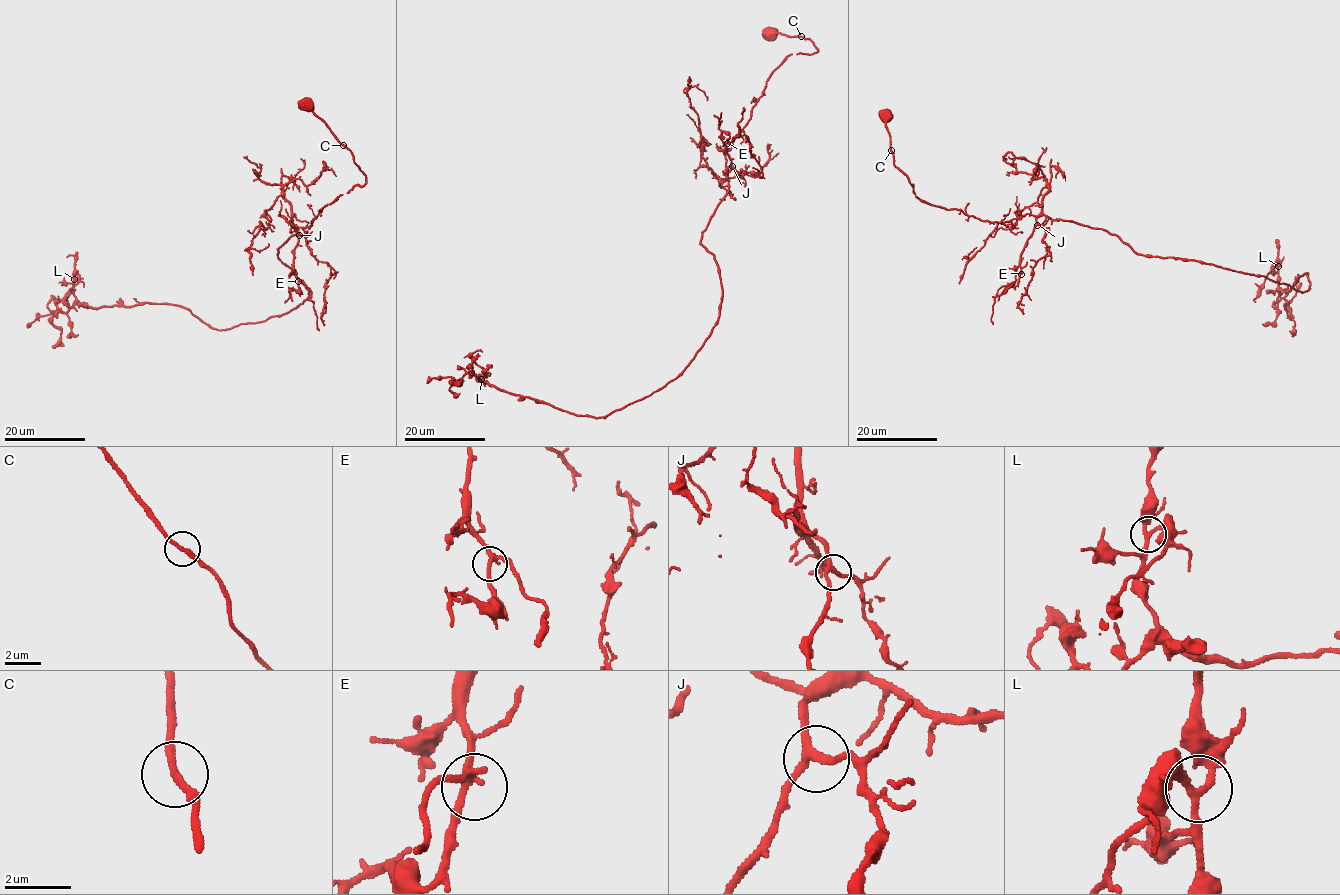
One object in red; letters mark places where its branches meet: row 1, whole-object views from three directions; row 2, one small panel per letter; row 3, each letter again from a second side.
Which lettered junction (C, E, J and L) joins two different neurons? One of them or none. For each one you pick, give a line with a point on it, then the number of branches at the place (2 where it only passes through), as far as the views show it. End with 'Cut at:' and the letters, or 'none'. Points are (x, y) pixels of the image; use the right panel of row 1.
Cut at: none

